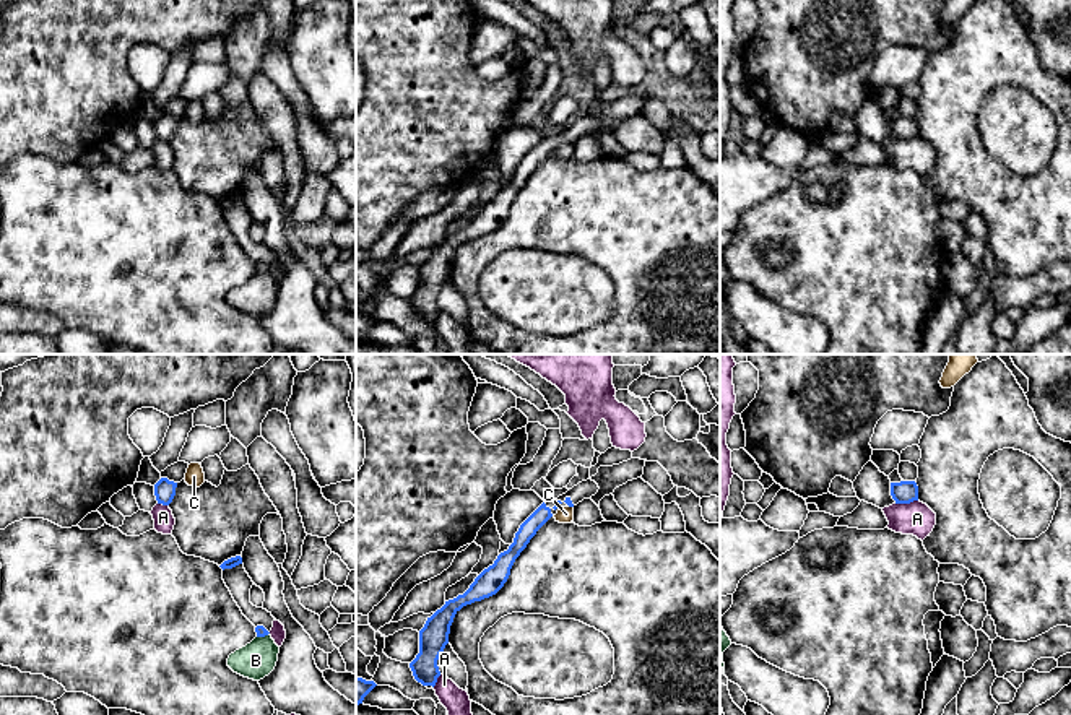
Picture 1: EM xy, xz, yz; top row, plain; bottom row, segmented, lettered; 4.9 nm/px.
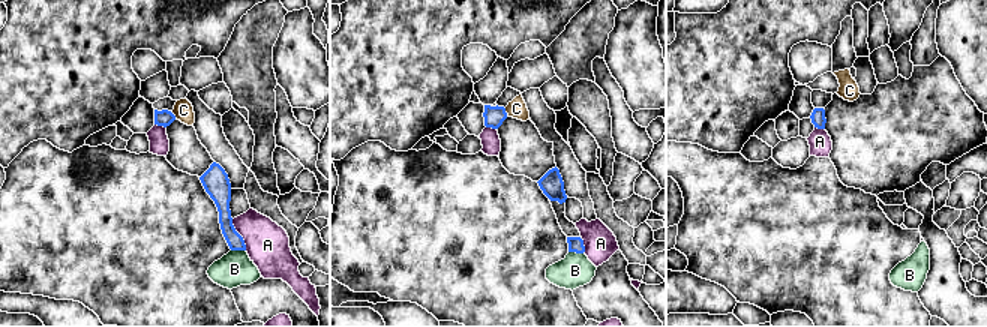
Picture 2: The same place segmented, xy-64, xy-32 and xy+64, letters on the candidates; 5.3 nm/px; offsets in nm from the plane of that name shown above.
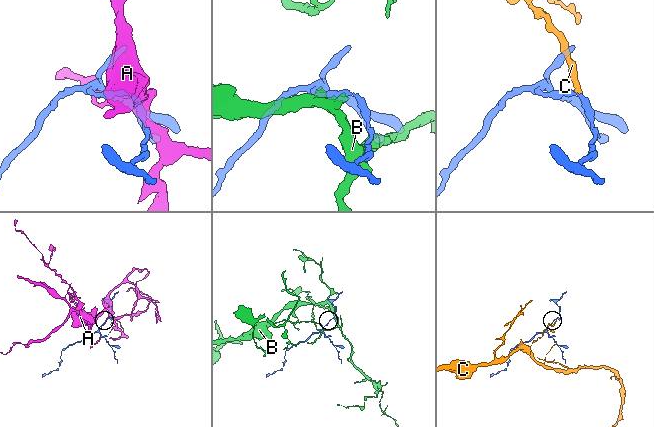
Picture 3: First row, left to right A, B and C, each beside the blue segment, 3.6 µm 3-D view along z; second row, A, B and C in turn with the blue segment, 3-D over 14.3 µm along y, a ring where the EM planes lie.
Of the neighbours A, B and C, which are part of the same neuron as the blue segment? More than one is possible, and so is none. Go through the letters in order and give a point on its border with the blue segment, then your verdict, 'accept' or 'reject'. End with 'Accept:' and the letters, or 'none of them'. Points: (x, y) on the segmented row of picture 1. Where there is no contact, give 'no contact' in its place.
A: yz (906, 502) | reject
B: xy (262, 636) | reject
C: xz (571, 506) | reject
Accept: none of them

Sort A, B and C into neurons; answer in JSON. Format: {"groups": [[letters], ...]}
{"groups": [["A"], ["B"], ["C"]]}

